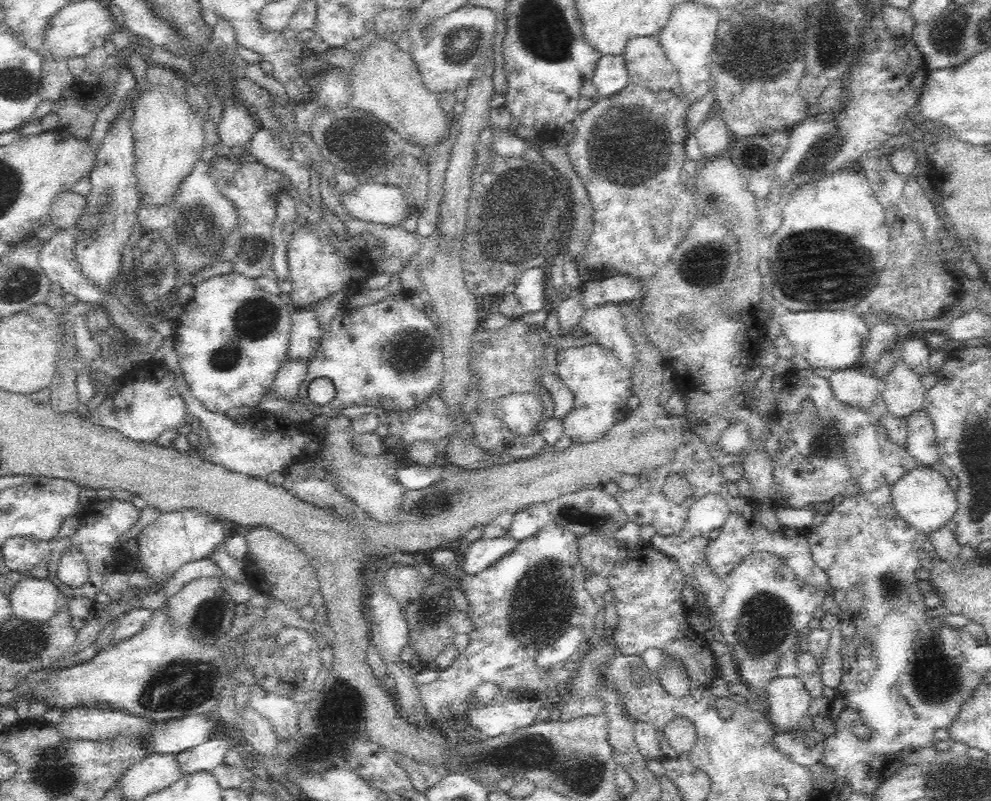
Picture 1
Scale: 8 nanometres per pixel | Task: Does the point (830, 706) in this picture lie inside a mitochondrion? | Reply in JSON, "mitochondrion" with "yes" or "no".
{"mitochondrion":"no"}

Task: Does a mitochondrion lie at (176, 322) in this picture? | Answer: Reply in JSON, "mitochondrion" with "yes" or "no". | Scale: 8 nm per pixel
{"mitochondrion":"no"}

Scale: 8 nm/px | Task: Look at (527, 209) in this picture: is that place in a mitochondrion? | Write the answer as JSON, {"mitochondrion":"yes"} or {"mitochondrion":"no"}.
{"mitochondrion":"yes"}

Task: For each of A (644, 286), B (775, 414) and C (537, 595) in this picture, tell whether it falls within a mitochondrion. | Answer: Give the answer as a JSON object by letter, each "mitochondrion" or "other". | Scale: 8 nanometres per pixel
{"A":"other","B":"other","C":"mitochondrion"}

